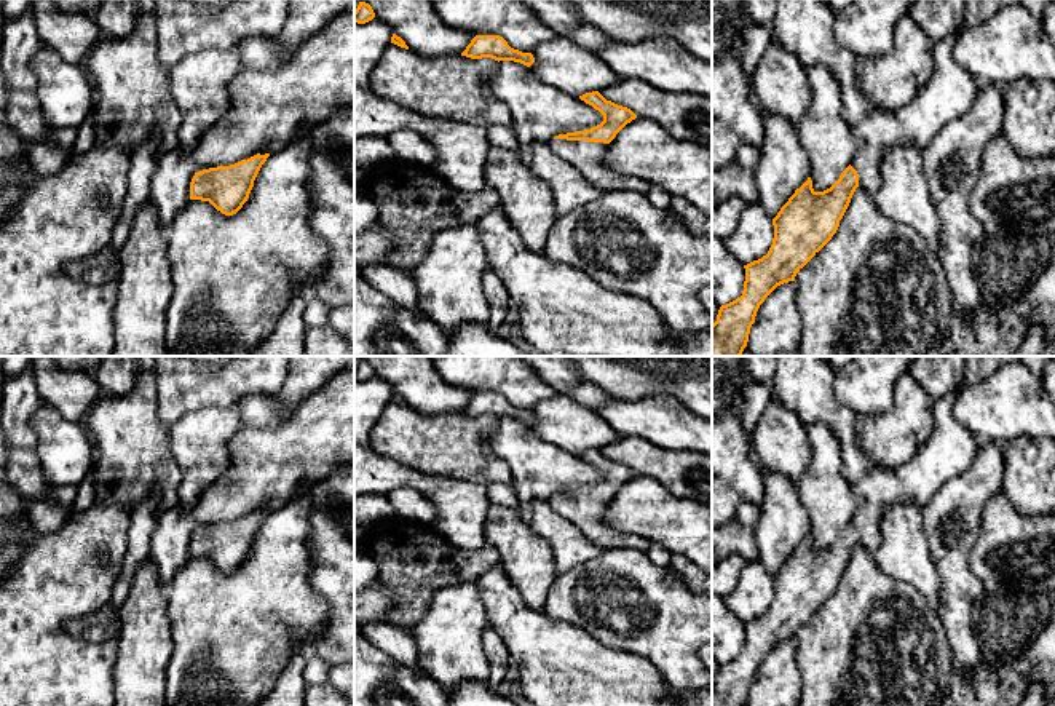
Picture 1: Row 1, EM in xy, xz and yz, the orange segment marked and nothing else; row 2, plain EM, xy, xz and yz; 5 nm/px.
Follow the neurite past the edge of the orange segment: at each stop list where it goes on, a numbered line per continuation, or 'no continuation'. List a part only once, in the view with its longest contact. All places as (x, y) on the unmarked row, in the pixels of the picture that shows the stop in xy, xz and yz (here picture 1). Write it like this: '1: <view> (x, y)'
1: xz (588, 515)

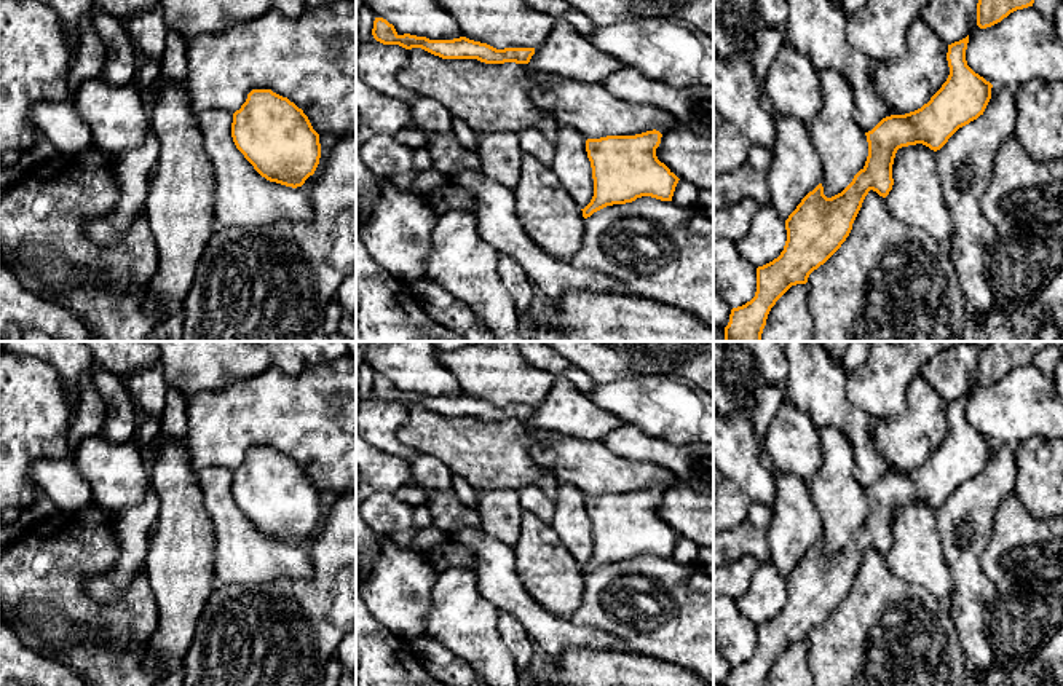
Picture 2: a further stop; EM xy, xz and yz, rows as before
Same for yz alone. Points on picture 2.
no continuation

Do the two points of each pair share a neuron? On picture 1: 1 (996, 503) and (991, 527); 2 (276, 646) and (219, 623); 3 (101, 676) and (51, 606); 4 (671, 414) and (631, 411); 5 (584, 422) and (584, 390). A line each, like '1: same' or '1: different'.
1: same
2: same
3: same
4: same
5: different

